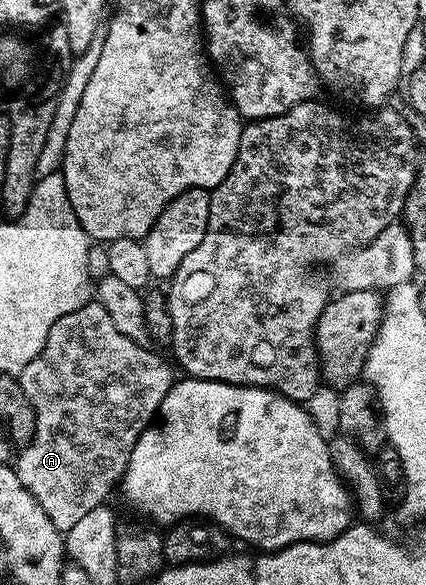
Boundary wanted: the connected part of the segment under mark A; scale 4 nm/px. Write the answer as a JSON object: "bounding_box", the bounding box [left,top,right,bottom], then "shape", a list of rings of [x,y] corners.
{"bounding_box":[16,302,172,534],"shape":[[[89,302],[60,318],[48,332],[46,345],[43,346],[36,358],[33,358],[32,362],[28,362],[28,366],[24,366],[21,370],[20,381],[24,393],[32,402],[36,414],[36,434],[32,438],[32,442],[17,453],[16,471],[20,482],[24,482],[24,486],[32,494],[32,498],[36,498],[36,502],[40,502],[40,506],[44,506],[44,514],[48,514],[48,518],[52,518],[52,526],[56,526],[58,531],[63,534],[72,526],[76,526],[76,522],[80,522],[80,518],[84,518],[89,512],[96,510],[96,506],[109,501],[110,491],[113,488],[115,491],[119,487],[122,476],[126,473],[126,467],[132,458],[132,450],[136,446],[140,434],[144,434],[144,430],[149,428],[155,417],[159,415],[164,398],[172,383],[171,365],[169,363],[166,365],[156,353],[149,352],[150,350],[147,345],[132,342],[132,338],[120,334],[120,330],[116,330],[115,324],[112,323],[112,318],[108,318],[108,310],[104,310],[104,306],[100,306],[97,302]]]}

